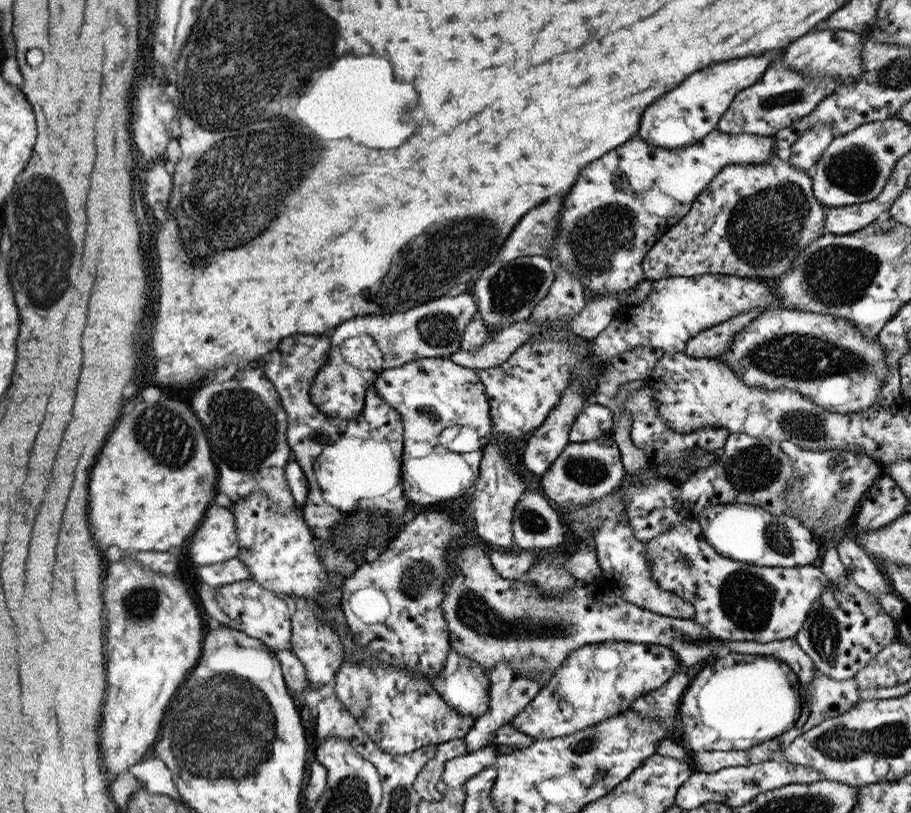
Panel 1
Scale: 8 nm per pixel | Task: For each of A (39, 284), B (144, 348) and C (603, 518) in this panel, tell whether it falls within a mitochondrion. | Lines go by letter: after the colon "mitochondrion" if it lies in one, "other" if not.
A: mitochondrion
B: other
C: other

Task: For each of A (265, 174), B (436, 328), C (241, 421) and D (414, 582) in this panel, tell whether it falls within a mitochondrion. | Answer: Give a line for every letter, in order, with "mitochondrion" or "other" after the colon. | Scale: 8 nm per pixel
A: mitochondrion
B: mitochondrion
C: mitochondrion
D: mitochondrion

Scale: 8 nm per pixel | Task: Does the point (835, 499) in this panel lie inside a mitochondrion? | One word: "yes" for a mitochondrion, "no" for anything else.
yes

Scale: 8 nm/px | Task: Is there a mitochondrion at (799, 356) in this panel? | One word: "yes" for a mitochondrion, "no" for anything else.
yes

